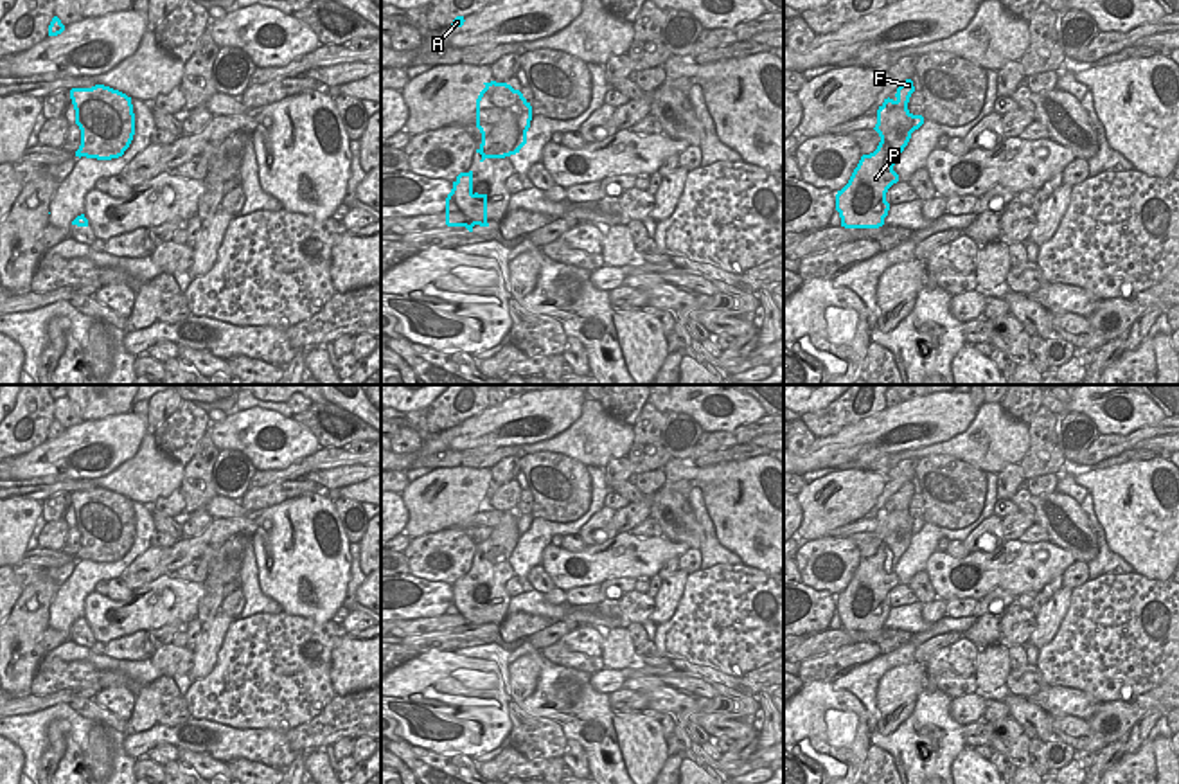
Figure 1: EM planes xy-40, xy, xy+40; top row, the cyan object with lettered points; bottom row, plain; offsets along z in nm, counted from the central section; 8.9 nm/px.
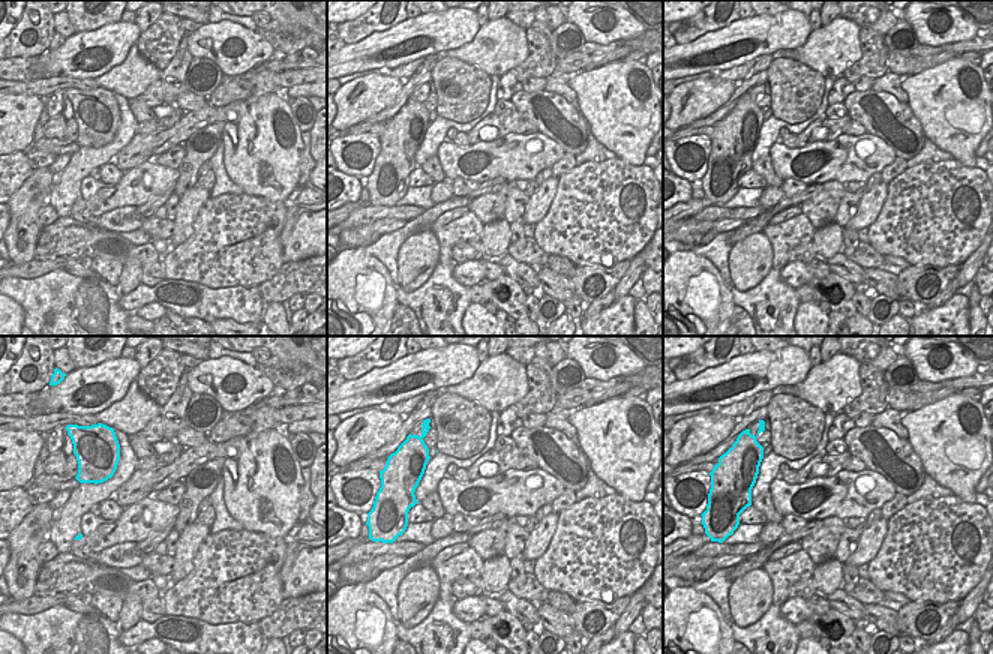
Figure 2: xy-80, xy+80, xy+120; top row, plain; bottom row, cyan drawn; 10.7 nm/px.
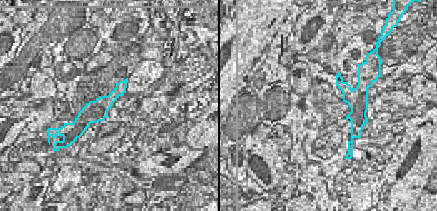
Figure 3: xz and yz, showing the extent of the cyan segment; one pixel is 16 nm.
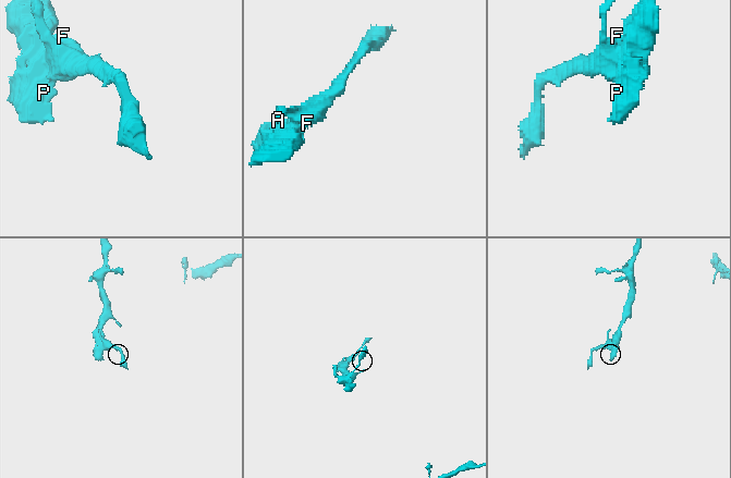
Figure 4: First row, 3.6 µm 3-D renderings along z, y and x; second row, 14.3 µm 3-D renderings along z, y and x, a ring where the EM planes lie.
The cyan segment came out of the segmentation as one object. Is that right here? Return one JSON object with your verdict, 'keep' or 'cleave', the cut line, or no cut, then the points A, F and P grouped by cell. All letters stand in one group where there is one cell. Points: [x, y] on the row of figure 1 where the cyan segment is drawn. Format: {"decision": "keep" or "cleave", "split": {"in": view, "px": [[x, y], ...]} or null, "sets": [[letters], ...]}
{"decision": "cleave", "split": {"in": "xy+40", "px": [[883, 103], [886, 108], [885, 141], [892, 148], [894, 164]]}, "sets": [["A", "F"], ["P"]]}

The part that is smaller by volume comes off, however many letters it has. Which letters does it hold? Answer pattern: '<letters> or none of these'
A, F

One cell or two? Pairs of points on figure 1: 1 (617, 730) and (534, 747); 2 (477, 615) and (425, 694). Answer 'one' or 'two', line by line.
1: one
2: two

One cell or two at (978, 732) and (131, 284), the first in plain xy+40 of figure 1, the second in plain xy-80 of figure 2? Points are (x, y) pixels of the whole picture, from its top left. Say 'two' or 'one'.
two

